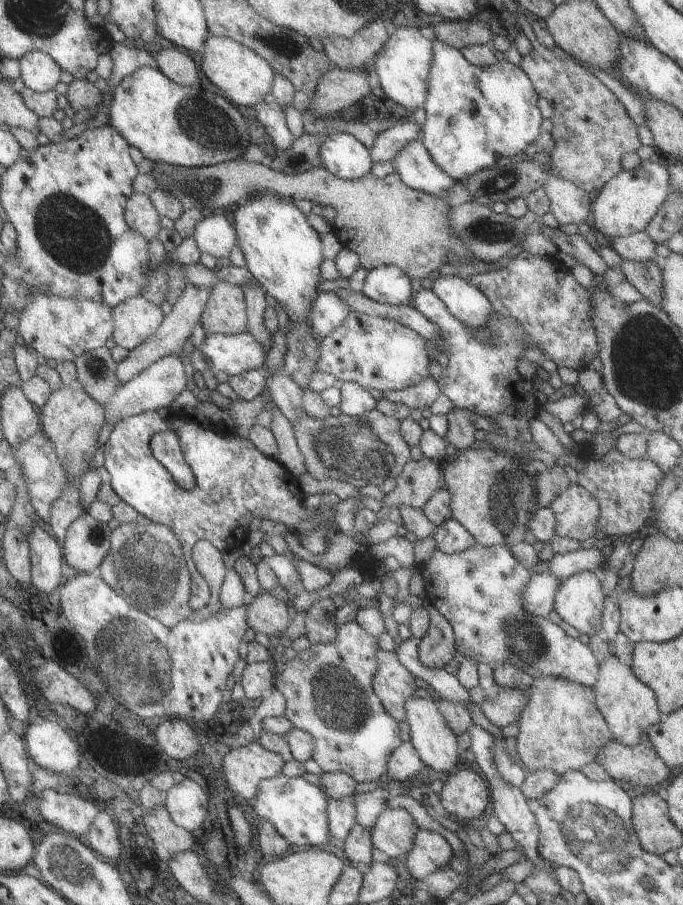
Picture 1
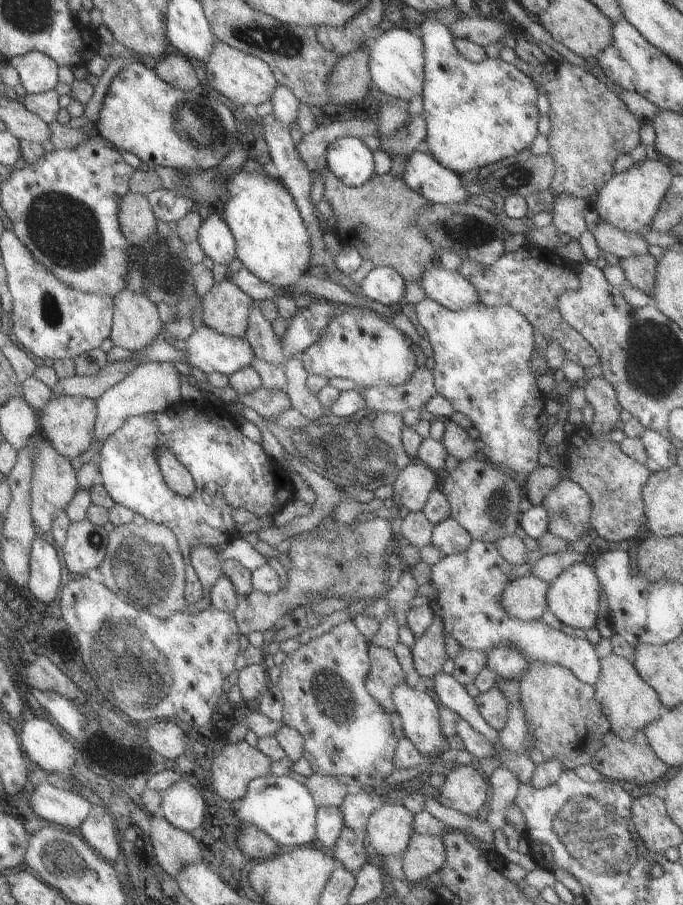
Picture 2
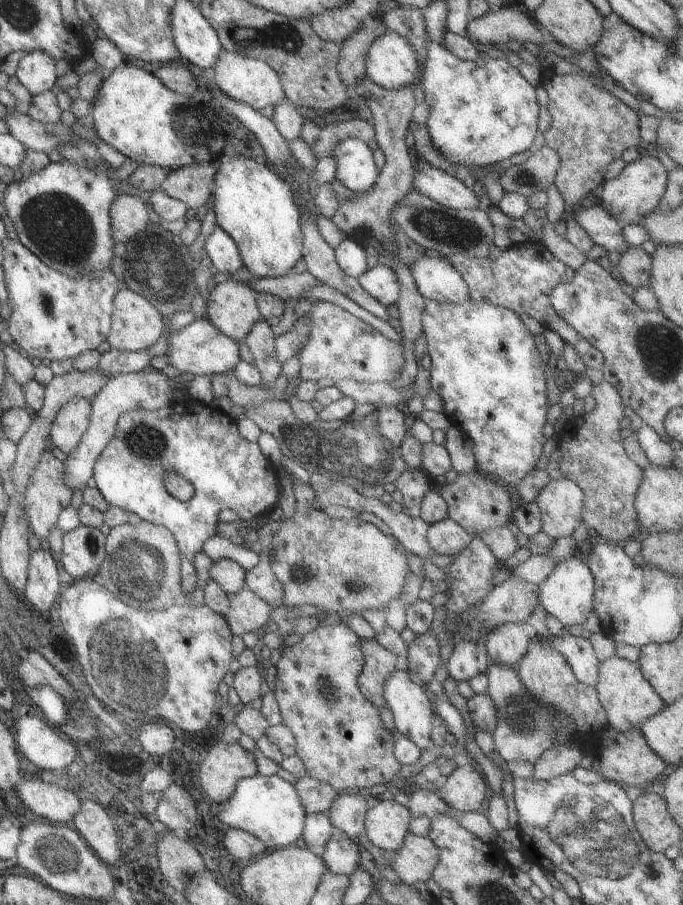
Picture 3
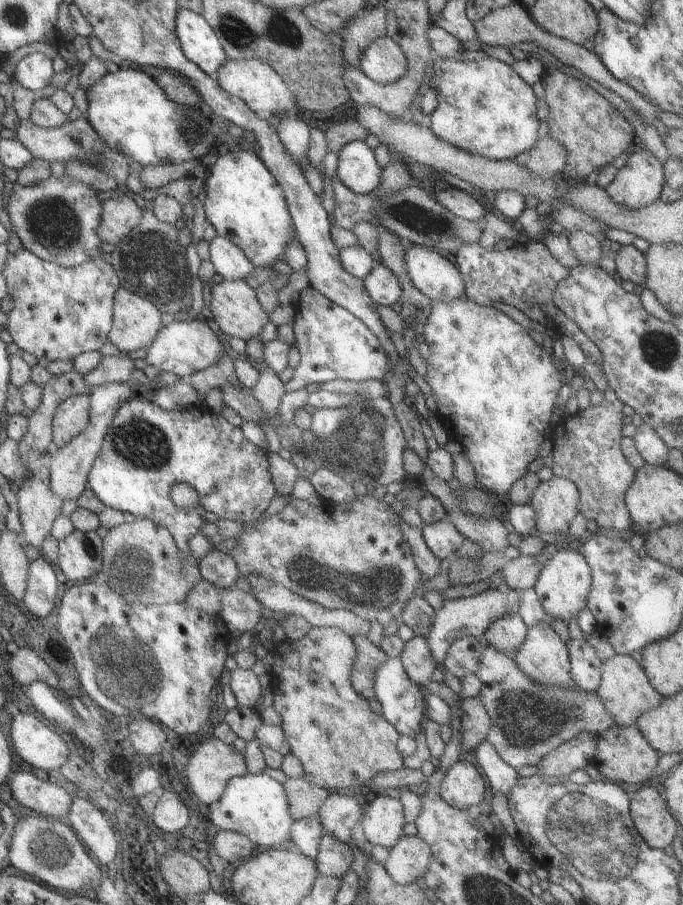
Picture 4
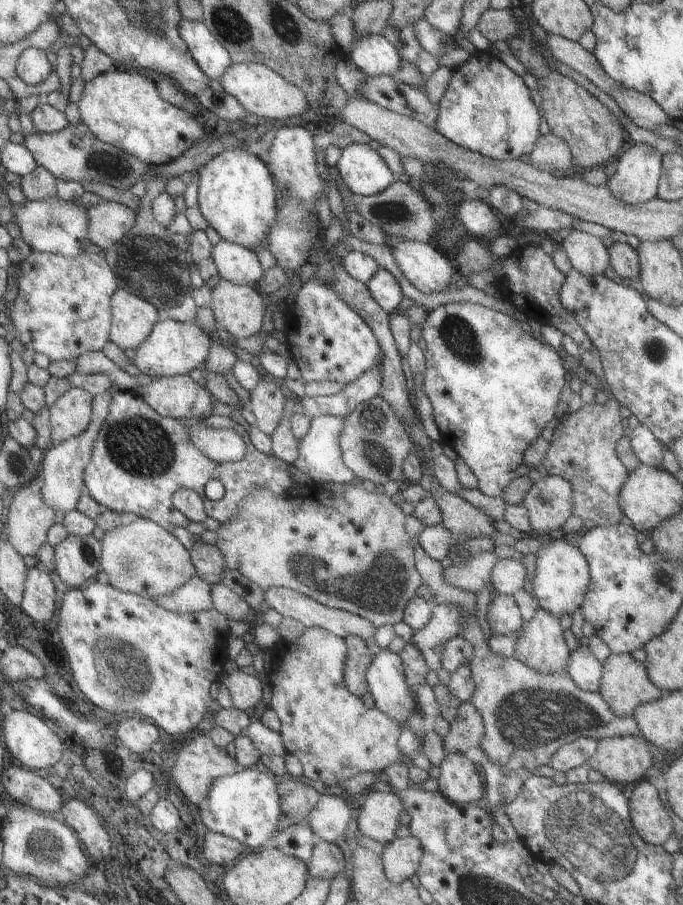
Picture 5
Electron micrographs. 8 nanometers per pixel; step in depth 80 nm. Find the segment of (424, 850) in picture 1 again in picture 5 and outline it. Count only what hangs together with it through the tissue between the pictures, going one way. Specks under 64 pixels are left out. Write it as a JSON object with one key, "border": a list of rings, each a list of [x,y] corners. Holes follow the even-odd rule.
{"border":[[[414,836],[395,837],[382,847],[379,858],[387,880],[397,884],[416,873],[421,860],[422,846]]]}

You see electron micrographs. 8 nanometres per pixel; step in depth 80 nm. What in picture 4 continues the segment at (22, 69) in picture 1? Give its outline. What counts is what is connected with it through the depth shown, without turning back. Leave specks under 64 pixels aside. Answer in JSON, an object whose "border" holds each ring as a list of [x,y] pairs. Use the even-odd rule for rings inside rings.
{"border":[[[31,52],[17,62],[13,78],[23,88],[34,91],[50,84],[53,75],[51,61],[41,52]]]}

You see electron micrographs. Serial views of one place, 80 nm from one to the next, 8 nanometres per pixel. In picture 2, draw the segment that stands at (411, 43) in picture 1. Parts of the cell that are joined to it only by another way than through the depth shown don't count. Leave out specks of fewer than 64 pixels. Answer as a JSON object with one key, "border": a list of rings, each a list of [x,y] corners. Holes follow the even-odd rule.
{"border":[[[386,27],[381,36],[369,42],[367,66],[371,89],[393,96],[409,103],[413,96],[419,96],[423,85],[423,44],[418,32],[405,32],[403,28]]]}

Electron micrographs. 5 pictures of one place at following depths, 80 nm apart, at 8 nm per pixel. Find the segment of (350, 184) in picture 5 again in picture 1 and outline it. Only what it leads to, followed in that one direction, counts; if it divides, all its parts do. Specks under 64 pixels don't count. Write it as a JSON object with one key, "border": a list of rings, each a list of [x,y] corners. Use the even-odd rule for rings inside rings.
{"border":[[[335,131],[319,144],[319,161],[335,178],[359,180],[373,164],[369,151],[351,134]]]}

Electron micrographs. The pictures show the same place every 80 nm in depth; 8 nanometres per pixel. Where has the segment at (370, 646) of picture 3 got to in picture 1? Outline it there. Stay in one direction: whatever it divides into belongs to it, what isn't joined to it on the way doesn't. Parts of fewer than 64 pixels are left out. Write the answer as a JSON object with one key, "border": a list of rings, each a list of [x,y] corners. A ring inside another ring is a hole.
{"border":[[[378,649],[371,690],[383,710],[398,723],[403,721],[403,702],[414,694],[416,686],[414,677],[399,663],[395,652]]]}

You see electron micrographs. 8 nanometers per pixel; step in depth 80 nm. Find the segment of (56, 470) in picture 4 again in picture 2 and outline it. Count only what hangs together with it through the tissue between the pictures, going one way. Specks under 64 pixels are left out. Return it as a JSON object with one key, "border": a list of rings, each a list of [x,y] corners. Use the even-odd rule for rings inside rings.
{"border":[[[168,361],[145,362],[120,382],[108,387],[95,404],[95,421],[92,438],[99,443],[105,441],[128,418],[153,412],[160,412],[181,401],[179,394],[179,372],[183,369]]]}

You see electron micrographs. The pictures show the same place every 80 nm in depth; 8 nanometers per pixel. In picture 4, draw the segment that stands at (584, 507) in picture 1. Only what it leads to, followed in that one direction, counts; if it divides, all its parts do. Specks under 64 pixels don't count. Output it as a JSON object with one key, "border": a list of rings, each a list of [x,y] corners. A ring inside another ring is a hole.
{"border":[[[565,477],[541,481],[527,502],[534,508],[536,529],[567,538],[569,521],[578,512],[578,496],[575,483]]]}

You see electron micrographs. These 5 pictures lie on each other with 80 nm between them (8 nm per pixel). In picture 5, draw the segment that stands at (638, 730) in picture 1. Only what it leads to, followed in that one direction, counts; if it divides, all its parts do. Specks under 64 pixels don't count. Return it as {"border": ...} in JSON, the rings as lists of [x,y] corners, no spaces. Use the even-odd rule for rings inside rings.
{"border":[[[610,654],[602,662],[602,673],[598,684],[598,693],[605,704],[619,717],[630,716],[640,704],[657,700],[663,691],[657,688],[647,676],[642,663],[635,661],[630,654]]]}

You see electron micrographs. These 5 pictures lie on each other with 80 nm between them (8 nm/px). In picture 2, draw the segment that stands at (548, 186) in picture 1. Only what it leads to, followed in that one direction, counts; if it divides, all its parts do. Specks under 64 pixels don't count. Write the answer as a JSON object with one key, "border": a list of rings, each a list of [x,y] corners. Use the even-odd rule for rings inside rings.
{"border":[[[556,194],[550,210],[552,225],[561,236],[567,234],[569,240],[578,240],[580,234],[586,230],[583,212],[586,210],[585,200],[575,200],[565,194]]]}

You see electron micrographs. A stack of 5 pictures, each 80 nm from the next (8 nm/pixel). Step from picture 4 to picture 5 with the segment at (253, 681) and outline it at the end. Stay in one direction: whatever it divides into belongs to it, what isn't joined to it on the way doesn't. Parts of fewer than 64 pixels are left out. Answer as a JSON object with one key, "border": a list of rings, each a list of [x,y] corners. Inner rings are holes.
{"border":[[[237,669],[224,676],[222,684],[228,690],[232,706],[236,709],[250,712],[261,701],[261,686],[255,675]]]}

